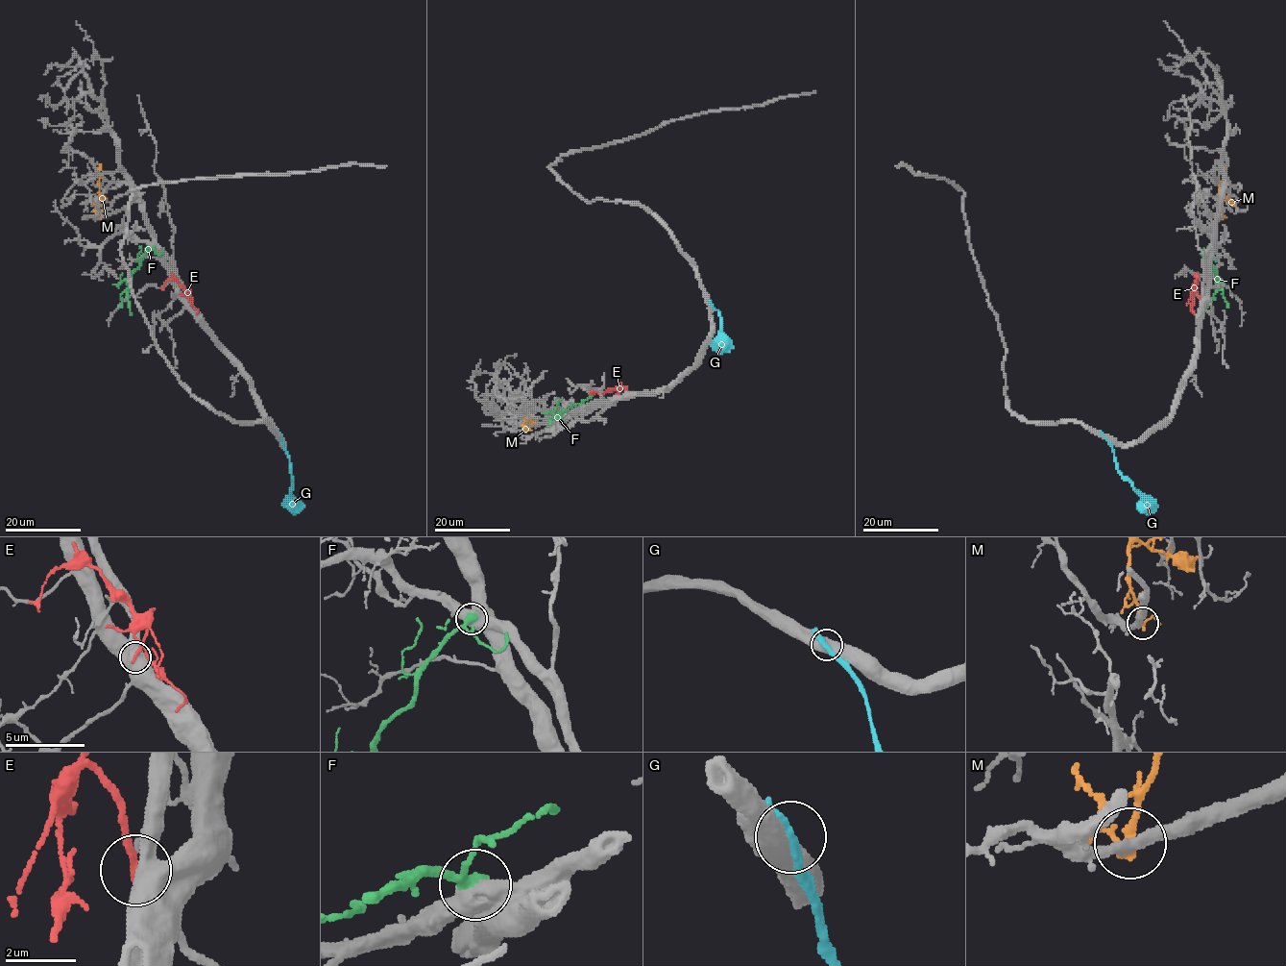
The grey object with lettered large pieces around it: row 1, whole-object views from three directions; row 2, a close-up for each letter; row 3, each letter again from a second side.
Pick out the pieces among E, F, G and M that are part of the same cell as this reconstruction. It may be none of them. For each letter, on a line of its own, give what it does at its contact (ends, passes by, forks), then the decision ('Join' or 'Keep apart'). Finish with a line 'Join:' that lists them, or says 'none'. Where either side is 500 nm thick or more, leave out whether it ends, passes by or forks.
E: Keep apart
F: Join
G: Keep apart
M: It passes by. Keep apart
Join: F

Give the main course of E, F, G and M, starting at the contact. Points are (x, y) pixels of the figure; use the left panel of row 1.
E: (186, 301), (189, 290), (186, 291), (177, 280), (168, 279), (162, 290)
F: (153, 246), (131, 274), (127, 284), (129, 315)
G: (280, 435), (292, 475), (291, 495), (297, 503), (295, 513)
M: (100, 217), (103, 204), (99, 185), (101, 164)

